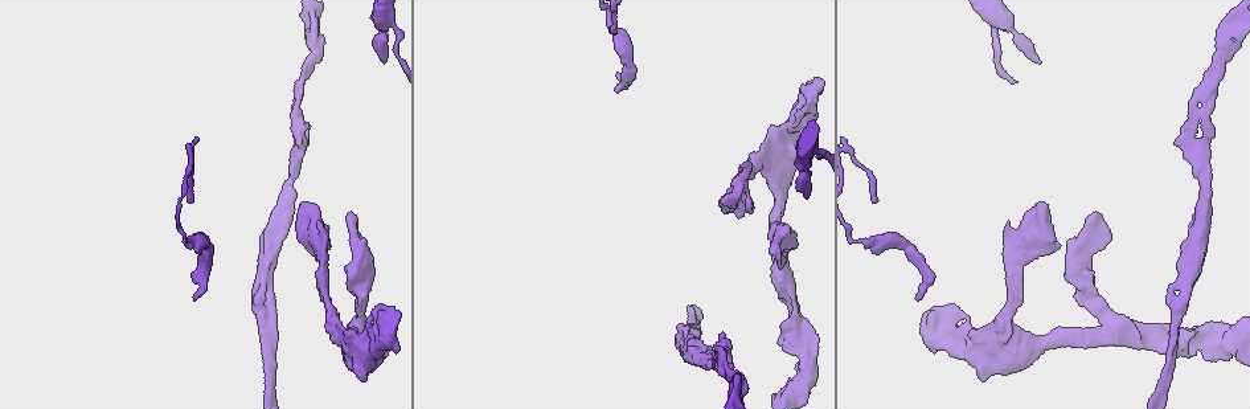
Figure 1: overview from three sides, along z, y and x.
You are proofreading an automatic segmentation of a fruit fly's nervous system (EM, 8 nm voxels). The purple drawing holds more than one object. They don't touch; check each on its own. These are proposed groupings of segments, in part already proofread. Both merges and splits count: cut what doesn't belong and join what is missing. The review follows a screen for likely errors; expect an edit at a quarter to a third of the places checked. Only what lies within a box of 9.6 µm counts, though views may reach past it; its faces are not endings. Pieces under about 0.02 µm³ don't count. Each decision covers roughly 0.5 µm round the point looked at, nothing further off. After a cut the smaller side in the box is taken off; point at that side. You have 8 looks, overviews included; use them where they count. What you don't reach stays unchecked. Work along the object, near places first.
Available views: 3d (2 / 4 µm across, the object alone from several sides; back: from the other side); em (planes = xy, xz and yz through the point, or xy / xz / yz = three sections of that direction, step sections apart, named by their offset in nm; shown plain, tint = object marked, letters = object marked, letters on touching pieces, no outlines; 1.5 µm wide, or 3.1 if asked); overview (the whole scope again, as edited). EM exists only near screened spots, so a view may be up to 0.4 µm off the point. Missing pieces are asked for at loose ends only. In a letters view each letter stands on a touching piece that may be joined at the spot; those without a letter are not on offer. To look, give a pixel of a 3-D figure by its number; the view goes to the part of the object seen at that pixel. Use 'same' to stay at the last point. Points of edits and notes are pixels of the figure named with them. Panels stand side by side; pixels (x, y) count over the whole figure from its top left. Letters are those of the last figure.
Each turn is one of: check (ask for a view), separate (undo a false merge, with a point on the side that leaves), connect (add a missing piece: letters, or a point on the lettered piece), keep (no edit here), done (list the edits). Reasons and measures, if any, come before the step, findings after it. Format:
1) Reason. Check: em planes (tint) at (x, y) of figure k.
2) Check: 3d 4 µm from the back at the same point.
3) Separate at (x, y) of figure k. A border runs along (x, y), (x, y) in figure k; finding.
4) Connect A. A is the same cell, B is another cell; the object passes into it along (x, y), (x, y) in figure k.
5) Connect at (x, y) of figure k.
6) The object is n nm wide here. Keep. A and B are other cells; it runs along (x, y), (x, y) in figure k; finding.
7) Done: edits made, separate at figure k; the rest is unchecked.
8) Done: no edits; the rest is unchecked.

Check: 3d 4 µm at (806, 194) of figure 1.

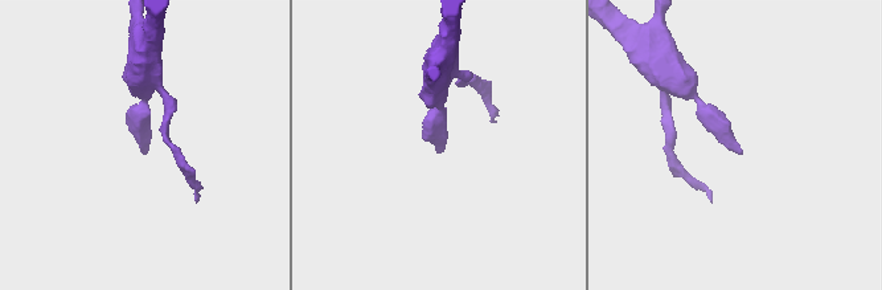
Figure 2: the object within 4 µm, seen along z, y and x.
Check: em xy step 8 (letters) at (442, 149) of figure 2.

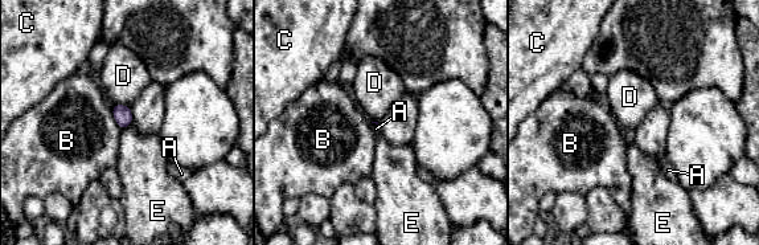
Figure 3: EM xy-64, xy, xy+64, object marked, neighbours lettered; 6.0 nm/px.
Keep. A, B, C, D and E are other cells; a border runs along (113, 105), (126, 105), (128, 107) in figure 3; no lettered piece goes on from it.

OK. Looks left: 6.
Thick end. Check: 3d 4 µm at (794, 122) of figure 1.

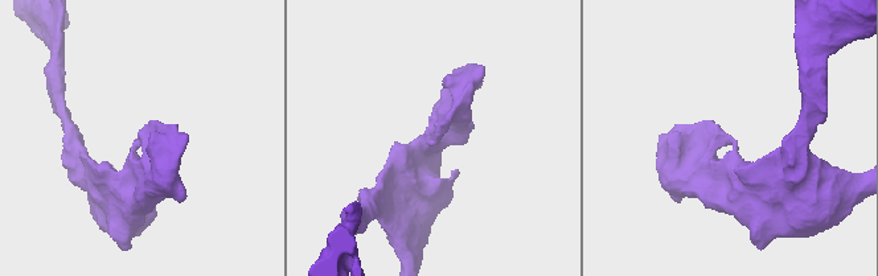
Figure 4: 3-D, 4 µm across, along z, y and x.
Check: em planes (tint) at (435, 141) of figure 4.

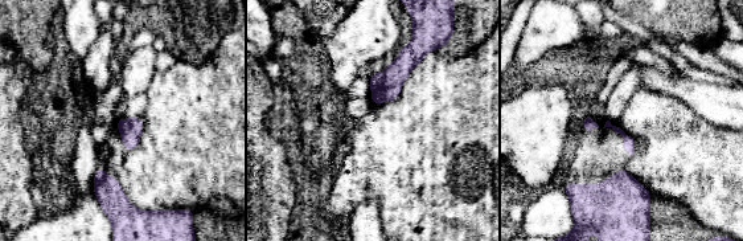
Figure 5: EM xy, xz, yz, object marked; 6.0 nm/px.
Check: em planes (letters) at the same point.

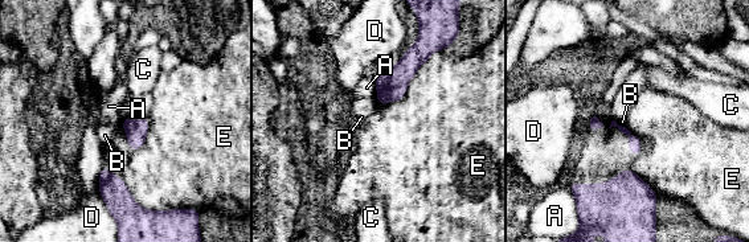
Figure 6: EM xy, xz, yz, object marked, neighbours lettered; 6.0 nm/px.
Keep. A, B, C, D and E are other cells; none of them fits.

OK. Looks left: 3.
An open end. Check: em xy step 8 (letters) at (194, 299) of figure 1.

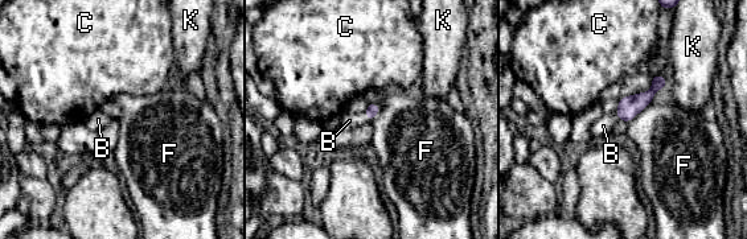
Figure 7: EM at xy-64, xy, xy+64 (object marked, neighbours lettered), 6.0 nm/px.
Connect B. B is the same cell, C, F and K are other cells; it goes on there.

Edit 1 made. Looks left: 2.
Done: edits made, connect at figure 7; the rest is unchecked.

